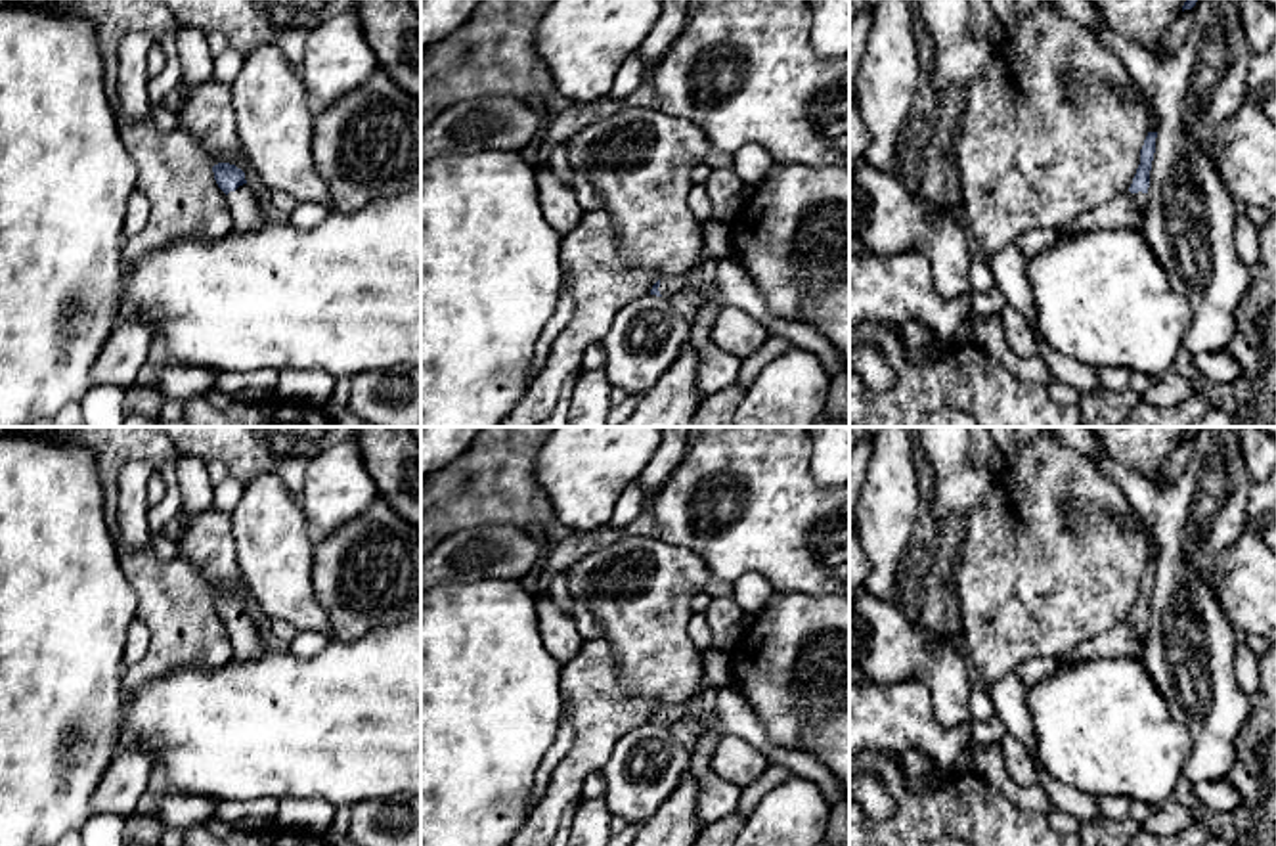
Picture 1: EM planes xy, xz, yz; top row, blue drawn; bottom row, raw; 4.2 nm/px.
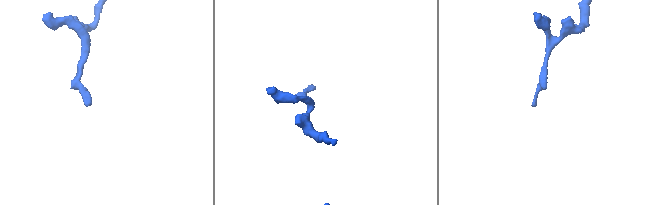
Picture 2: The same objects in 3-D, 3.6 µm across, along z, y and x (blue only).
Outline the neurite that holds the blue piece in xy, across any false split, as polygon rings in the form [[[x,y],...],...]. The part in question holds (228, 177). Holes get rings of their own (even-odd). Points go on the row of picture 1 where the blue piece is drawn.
[[[218,163],[212,167],[212,172],[218,188],[226,193],[233,230],[253,232],[270,222],[274,216],[272,209],[247,186],[241,168],[230,163]]]

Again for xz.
[[[664,276],[652,285],[650,295],[670,299],[691,281],[694,276]]]

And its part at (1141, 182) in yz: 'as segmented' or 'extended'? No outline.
extended

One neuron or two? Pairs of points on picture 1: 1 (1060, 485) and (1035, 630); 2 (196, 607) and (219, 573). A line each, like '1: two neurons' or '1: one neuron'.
1: one neuron
2: two neurons

